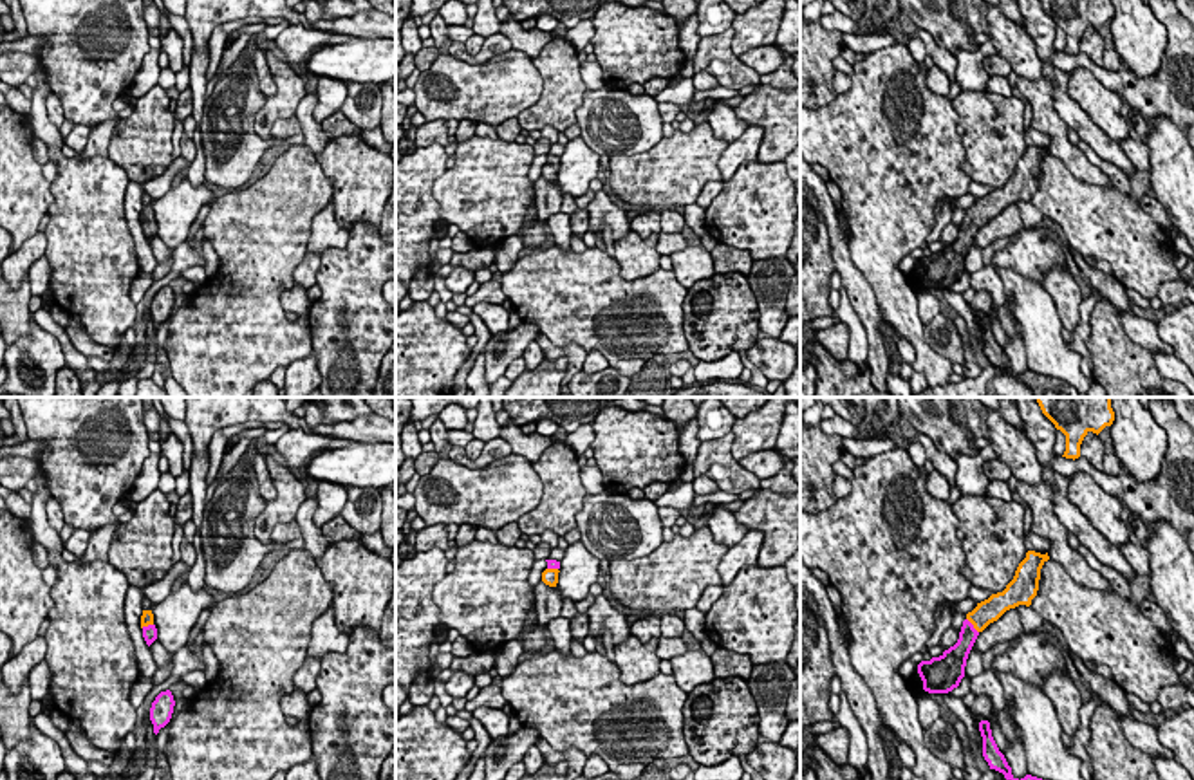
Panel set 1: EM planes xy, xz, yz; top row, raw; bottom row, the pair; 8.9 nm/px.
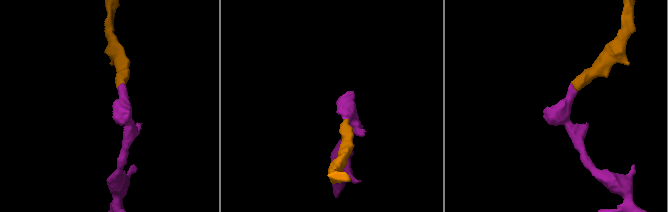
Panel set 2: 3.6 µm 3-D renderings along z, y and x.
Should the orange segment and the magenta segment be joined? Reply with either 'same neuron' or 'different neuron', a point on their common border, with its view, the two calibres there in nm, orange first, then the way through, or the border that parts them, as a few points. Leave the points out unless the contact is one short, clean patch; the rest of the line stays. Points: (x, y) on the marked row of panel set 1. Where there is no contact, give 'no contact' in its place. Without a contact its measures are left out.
same neuron; meets orange in yz at (972, 623); 220 nm thick on the orange side, 160 nm on the other; runs through yz (988, 611), (972, 623), (969, 634)

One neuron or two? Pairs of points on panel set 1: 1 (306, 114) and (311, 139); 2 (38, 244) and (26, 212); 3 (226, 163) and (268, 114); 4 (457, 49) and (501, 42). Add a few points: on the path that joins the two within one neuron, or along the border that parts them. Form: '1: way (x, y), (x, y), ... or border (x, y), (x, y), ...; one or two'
1: way (306, 120), (311, 134); one
2: border (38, 232), (18, 248); two
3: border (268, 98), (255, 116), (255, 130), (266, 141); two
4: way (468, 58), (481, 58), (490, 49); one

